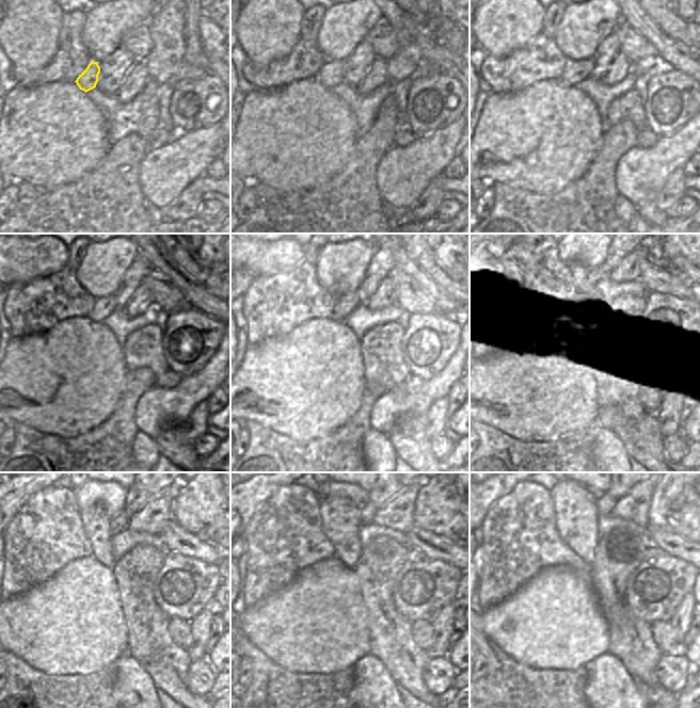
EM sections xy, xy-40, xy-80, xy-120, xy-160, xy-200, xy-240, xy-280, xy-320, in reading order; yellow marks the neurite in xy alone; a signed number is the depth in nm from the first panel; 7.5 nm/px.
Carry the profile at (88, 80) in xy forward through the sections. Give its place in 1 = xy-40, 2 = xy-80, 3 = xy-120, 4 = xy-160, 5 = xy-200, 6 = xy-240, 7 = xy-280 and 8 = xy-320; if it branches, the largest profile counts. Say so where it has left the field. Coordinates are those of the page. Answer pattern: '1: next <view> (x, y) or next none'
1: next xy-40 (331, 75)
2: next xy-80 (576, 70)
3: next xy-120 (104, 306)
4: next xy-160 (345, 304)
5: next xy-200 (594, 287)
6: next xy-240 (121, 521)
7: next xy-280 (368, 510)
8: next xy-320 (606, 503)

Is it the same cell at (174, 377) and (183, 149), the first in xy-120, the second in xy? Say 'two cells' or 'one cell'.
two cells

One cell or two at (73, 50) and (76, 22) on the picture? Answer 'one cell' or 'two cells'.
one cell

